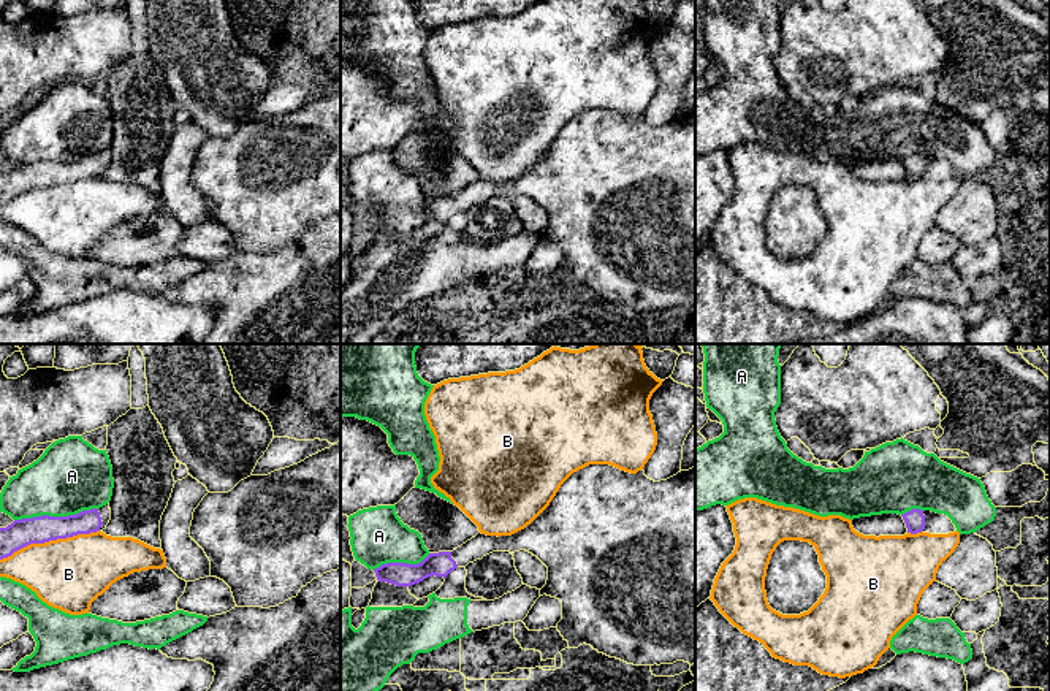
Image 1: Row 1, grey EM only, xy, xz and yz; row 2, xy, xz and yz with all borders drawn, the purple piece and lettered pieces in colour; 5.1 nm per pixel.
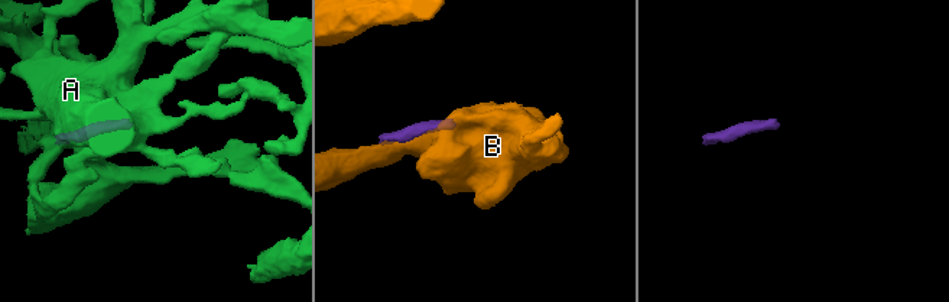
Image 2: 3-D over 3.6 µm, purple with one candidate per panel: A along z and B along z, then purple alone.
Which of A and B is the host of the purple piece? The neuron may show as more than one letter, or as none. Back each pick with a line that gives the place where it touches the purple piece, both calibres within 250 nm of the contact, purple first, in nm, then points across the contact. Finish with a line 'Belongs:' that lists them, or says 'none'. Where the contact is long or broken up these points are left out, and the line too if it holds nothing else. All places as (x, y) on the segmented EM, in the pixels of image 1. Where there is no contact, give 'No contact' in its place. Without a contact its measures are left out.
Belongs: none

